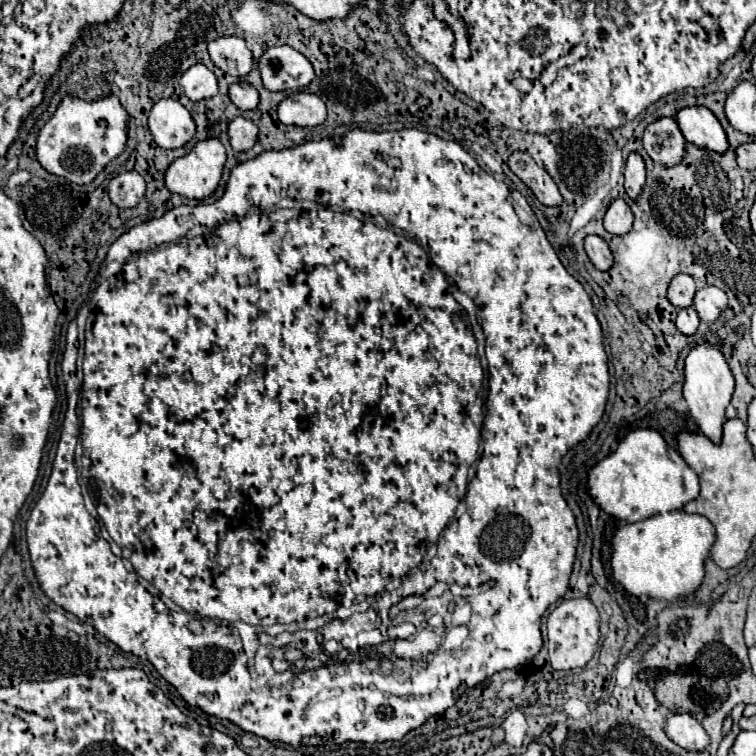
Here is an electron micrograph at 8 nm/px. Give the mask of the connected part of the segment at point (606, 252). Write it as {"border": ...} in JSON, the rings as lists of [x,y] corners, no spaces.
{"border":[[[586,236],[586,254],[592,260],[592,264],[602,272],[610,270],[614,264],[614,256],[600,236]]]}

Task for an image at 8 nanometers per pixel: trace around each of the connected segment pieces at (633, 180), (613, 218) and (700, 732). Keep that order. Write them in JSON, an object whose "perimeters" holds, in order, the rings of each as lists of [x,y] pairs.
{"perimeters":[[[[630,154],[626,160],[626,170],[624,170],[624,188],[626,194],[632,200],[638,200],[638,196],[642,194],[644,182],[646,182],[646,170],[644,170],[644,160],[640,154]]],[[[614,200],[610,204],[610,208],[606,210],[606,216],[604,216],[604,228],[614,234],[614,236],[622,236],[626,234],[630,228],[632,228],[632,210],[630,206],[624,202],[624,200]]],[[[672,712],[666,720],[666,732],[672,742],[678,746],[690,750],[690,752],[704,752],[710,746],[710,736],[702,728],[698,720],[694,720],[692,714],[680,714]]]]}

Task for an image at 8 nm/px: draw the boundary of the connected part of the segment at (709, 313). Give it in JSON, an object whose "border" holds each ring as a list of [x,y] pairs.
{"border":[[[704,286],[696,292],[694,308],[696,308],[700,320],[706,322],[708,326],[718,320],[718,316],[726,310],[726,306],[728,306],[726,294],[716,286]]]}

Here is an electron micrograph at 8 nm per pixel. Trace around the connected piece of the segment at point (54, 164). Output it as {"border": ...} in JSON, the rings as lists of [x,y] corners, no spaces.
{"border":[[[114,94],[92,102],[78,96],[64,96],[50,120],[38,130],[36,160],[54,176],[62,176],[74,184],[90,184],[108,162],[124,152],[128,122],[130,114]]]}

